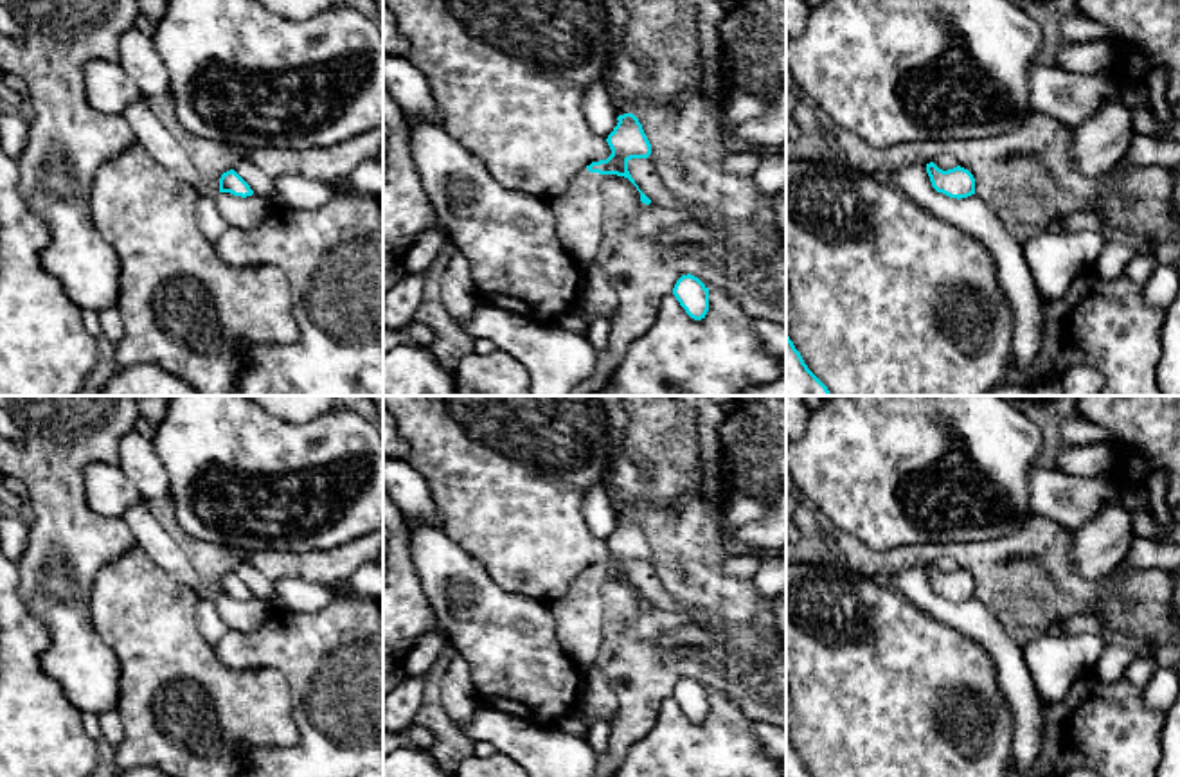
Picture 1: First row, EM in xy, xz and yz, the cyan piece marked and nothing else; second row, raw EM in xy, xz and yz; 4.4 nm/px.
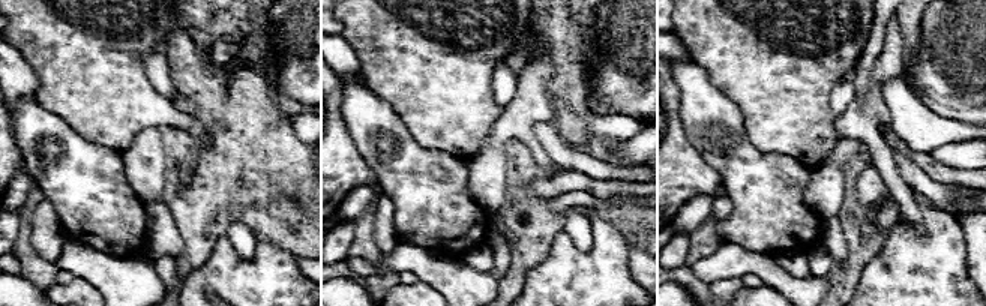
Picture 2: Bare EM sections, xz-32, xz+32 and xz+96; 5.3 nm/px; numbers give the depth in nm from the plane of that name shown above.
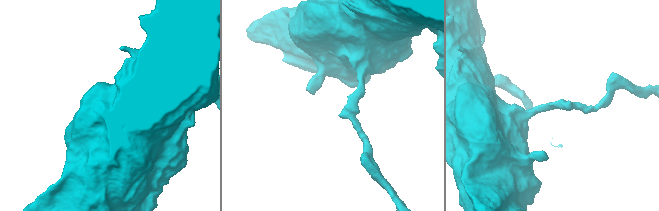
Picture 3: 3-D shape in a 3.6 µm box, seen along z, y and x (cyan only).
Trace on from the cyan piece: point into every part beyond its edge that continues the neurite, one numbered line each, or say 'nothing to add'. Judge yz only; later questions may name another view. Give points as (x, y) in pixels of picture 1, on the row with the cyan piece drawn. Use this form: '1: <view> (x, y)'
nothing to add

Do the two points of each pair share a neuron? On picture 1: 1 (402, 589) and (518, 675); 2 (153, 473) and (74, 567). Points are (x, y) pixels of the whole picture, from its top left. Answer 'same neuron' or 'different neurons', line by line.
1: different neurons
2: different neurons

